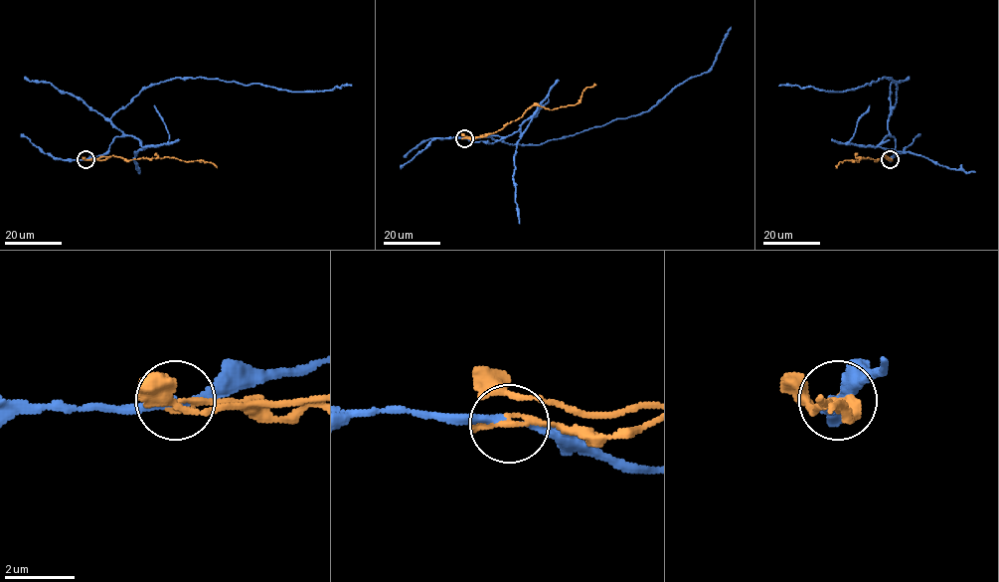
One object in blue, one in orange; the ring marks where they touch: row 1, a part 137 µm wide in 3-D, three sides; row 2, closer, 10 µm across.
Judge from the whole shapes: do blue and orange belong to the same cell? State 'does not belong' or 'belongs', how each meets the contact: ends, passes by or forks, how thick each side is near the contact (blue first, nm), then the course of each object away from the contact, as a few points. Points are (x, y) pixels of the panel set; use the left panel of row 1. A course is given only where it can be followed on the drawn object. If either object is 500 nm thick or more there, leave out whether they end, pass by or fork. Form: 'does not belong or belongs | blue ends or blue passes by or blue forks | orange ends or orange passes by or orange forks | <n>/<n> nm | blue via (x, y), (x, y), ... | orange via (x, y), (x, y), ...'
does not belong | blue passes by | orange ends | 200/240 nm | blue via (84, 159), (102, 155), (121, 135), (110, 118), (115, 113), (142, 90), (172, 79), (292, 92), (352, 86) | orange via (84, 159), (166, 157), (186, 161), (203, 160), (217, 168)

